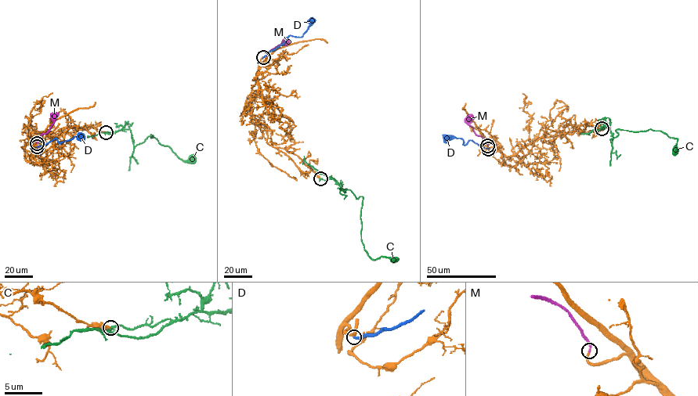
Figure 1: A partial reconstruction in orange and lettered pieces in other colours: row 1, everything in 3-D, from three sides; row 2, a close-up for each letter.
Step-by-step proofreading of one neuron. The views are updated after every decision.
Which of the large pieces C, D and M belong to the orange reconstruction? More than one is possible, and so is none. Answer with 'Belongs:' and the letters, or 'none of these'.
Belongs: M

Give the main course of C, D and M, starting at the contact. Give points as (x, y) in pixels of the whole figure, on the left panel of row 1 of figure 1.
C: (106, 132), (129, 129), (134, 146), (151, 134), (150, 138), (168, 145), (183, 160), (195, 155)
D: (37, 146), (56, 138), (59, 142), (77, 135), (83, 141)
M: (37, 143), (54, 122), (55, 112)

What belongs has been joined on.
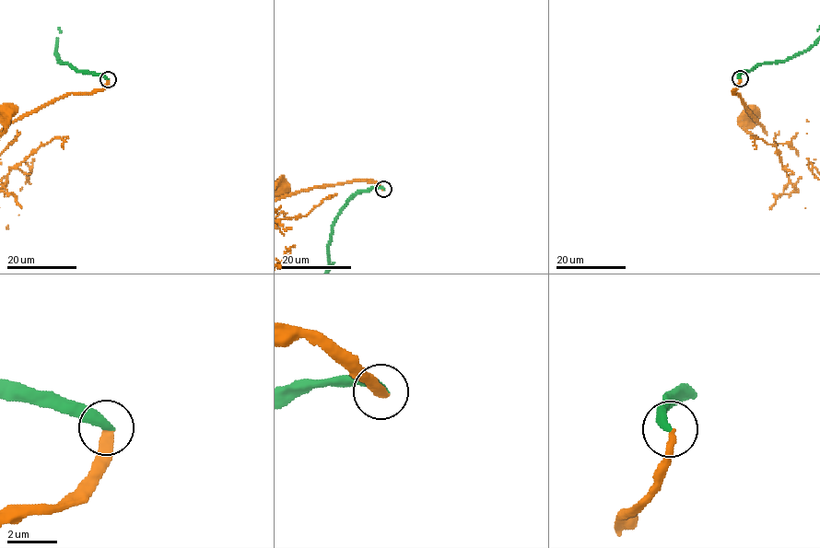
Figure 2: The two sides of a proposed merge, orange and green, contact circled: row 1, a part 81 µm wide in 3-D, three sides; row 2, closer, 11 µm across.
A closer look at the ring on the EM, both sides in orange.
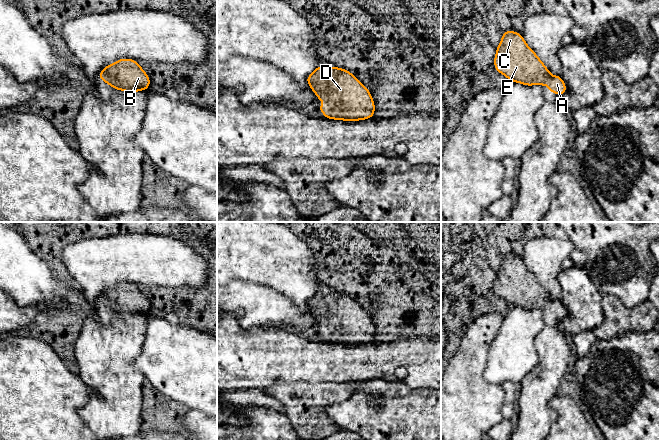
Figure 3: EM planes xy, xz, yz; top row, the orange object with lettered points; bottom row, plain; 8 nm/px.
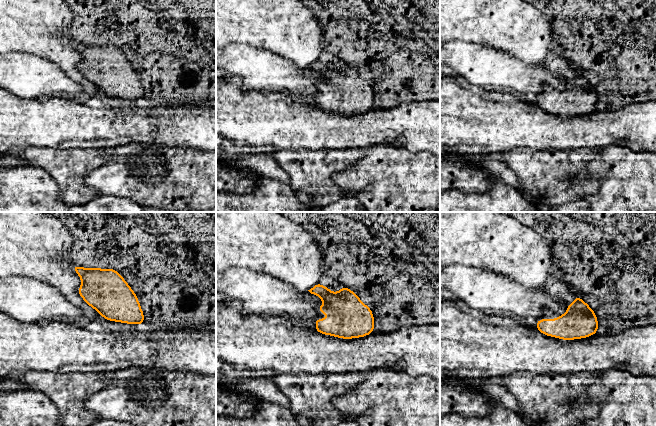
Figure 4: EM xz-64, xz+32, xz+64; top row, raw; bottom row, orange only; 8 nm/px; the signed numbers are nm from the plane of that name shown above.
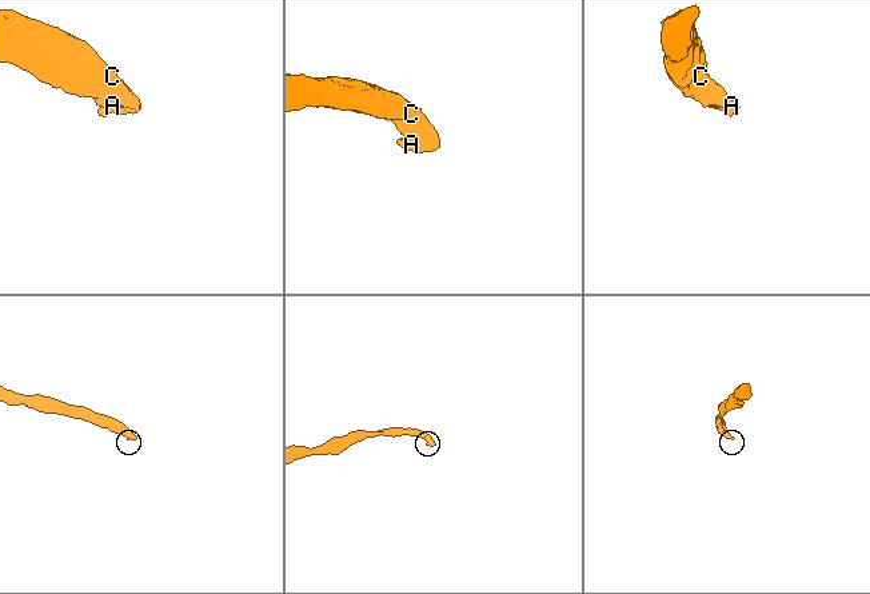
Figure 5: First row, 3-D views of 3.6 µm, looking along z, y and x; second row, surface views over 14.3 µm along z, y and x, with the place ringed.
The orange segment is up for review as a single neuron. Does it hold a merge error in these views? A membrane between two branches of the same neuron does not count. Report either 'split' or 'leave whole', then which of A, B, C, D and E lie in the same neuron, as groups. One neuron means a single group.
leave whole | A B C D E

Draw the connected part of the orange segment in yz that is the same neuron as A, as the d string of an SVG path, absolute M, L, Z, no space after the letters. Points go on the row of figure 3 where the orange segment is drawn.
M513 30L502 34L500 45L496 48L494 67L515 83L526 86L547 84L550 92L560 96L567 90L561 76L551 75L537 54L526 44L522 34Z

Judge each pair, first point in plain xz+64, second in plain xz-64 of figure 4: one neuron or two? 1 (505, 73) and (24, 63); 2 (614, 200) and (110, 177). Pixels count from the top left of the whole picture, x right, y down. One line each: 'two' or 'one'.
1: one
2: one

